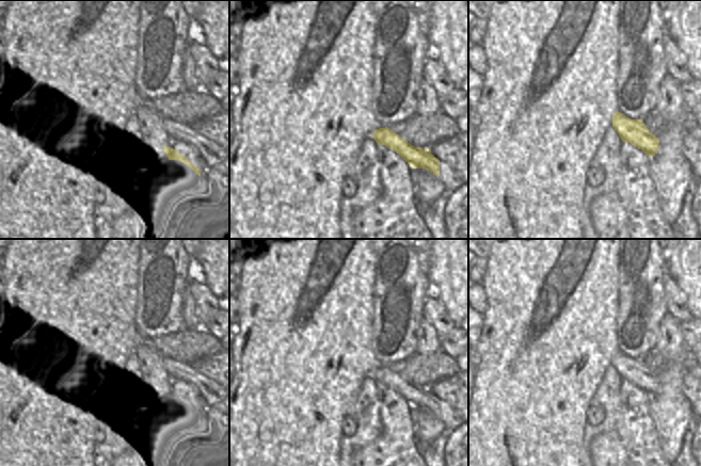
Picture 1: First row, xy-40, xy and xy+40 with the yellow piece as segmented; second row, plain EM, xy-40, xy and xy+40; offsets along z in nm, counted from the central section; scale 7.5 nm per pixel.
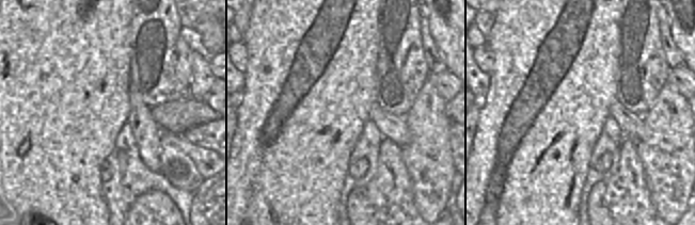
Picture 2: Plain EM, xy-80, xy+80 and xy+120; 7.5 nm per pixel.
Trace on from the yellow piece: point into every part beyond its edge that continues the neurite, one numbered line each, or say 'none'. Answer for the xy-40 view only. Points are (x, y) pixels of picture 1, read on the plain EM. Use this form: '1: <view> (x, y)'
1: xy-40 (210, 411)

